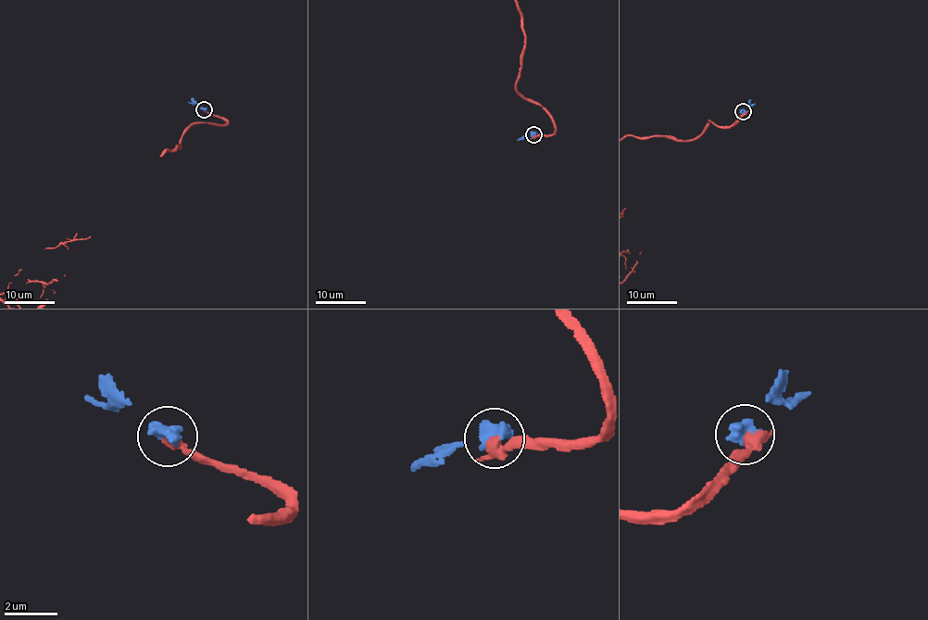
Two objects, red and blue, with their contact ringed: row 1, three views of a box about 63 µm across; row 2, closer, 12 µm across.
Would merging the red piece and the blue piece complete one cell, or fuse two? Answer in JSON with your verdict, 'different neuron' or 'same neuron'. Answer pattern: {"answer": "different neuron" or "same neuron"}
{"answer": "same neuron"}

